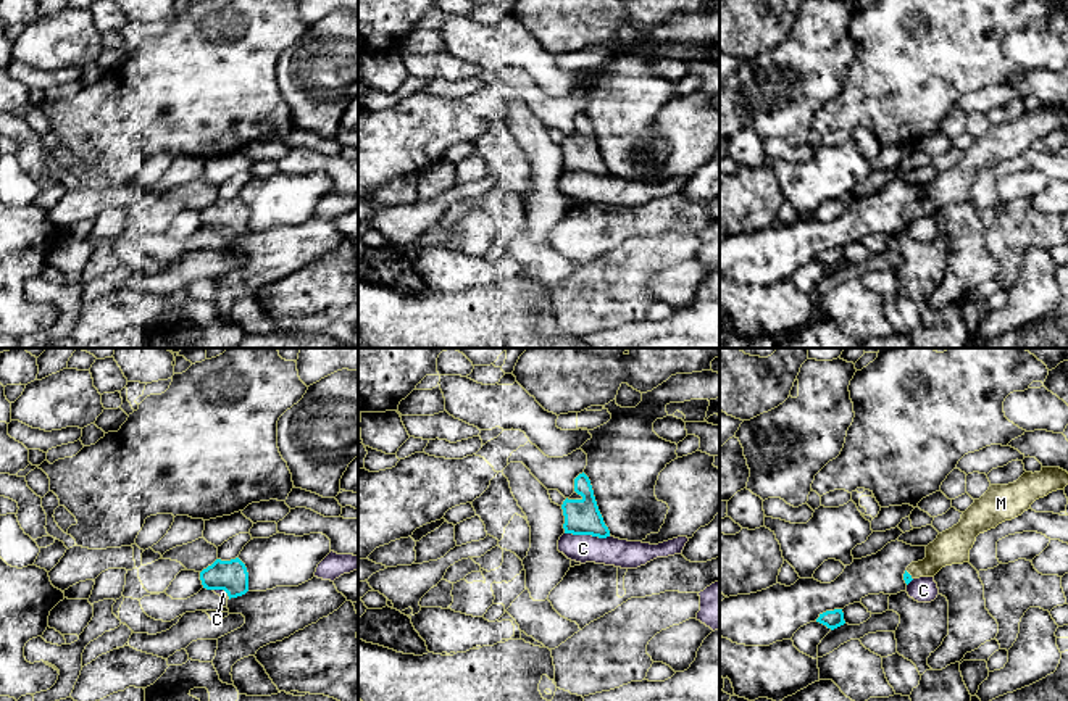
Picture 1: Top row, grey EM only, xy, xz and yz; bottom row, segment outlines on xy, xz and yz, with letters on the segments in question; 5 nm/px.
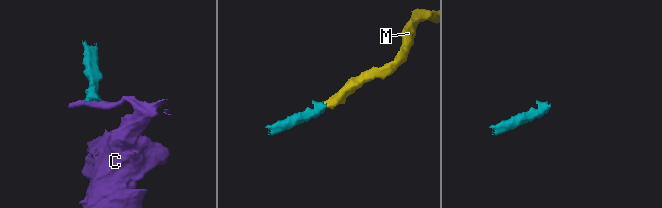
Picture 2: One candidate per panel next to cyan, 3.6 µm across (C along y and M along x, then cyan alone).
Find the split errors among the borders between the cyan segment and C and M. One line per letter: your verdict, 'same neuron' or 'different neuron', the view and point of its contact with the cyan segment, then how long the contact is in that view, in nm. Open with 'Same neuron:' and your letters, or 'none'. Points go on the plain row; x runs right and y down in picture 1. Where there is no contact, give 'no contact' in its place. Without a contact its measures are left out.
Same neuron: M
C: different neuron | xz (588, 173) | 240 nm
M: same neuron | yz (910, 215) | 60 nm

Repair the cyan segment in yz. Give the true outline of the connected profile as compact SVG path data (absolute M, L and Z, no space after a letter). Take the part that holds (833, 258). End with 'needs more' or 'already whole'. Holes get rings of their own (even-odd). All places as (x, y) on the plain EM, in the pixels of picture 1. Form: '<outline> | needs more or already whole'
M842 248L826 250L820 253L816 261L826 264L831 269L845 263Z | already whole

